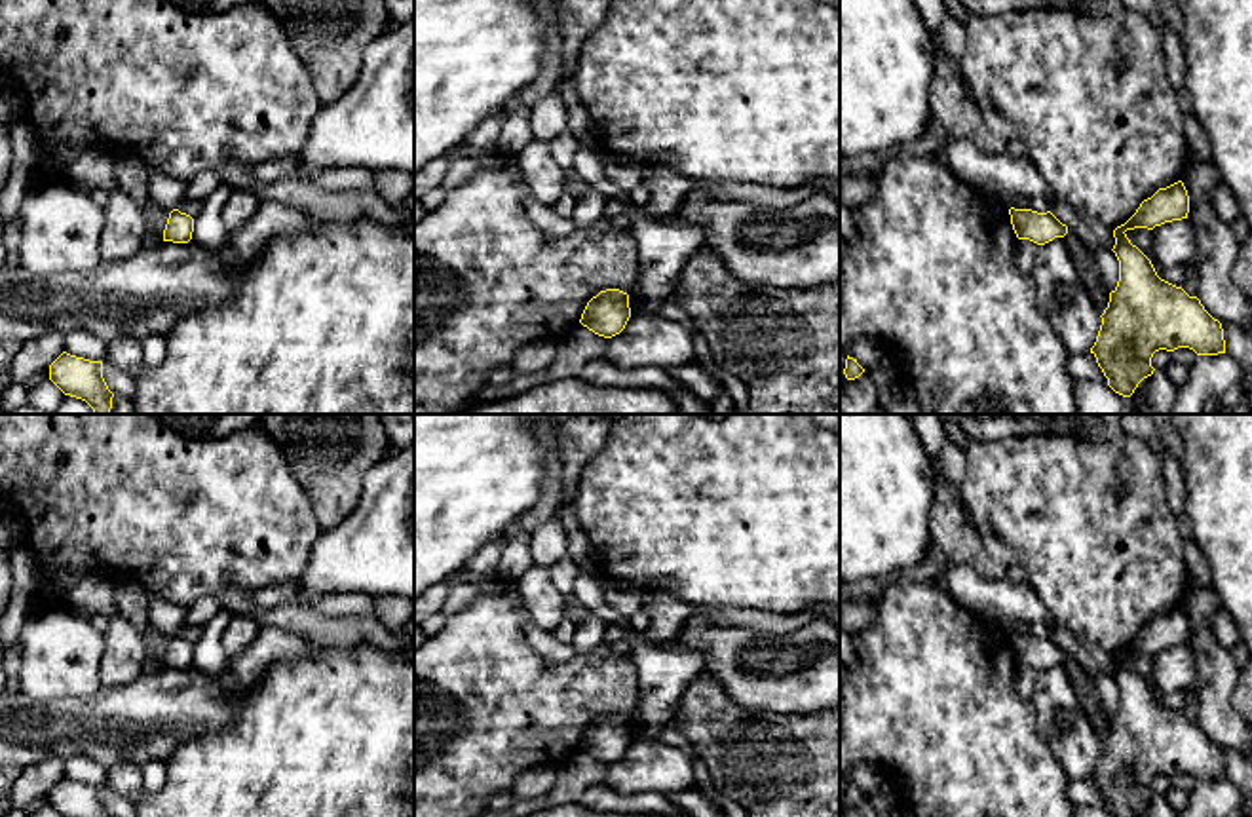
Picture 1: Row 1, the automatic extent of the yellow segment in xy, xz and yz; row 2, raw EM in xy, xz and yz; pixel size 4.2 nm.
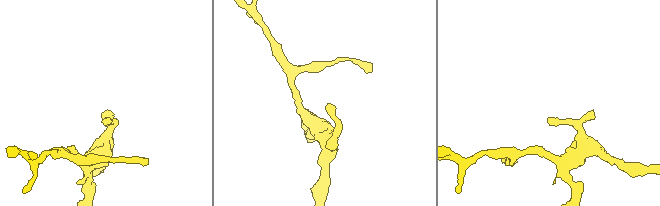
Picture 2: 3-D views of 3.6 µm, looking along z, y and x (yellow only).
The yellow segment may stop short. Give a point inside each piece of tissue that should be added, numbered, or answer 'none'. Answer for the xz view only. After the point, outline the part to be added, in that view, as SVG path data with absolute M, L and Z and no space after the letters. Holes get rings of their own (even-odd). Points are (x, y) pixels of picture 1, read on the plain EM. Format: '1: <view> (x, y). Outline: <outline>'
none

